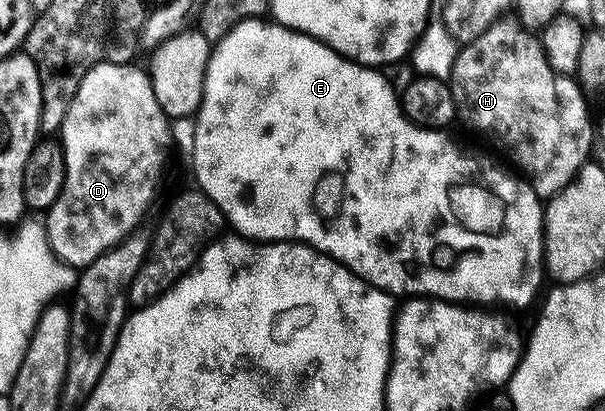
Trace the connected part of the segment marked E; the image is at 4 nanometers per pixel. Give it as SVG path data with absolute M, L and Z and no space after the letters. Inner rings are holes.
M264 17L244 18L239 24L231 28L212 47L207 72L205 73L205 87L201 97L201 106L195 115L197 123L193 126L193 174L197 177L195 182L196 189L206 194L216 206L223 212L226 223L230 227L234 226L236 233L242 238L247 238L255 242L301 242L305 246L313 246L319 252L331 256L336 262L341 262L352 272L357 274L365 282L369 282L375 288L386 290L388 294L394 296L428 296L430 298L442 298L445 302L456 302L458 304L493 304L489 302L510 302L513 306L525 306L537 294L537 289L541 286L541 274L543 278L543 263L545 261L545 211L542 199L538 198L532 185L520 177L512 178L505 170L500 170L493 162L484 162L481 158L472 158L469 154L464 154L451 139L448 133L440 130L429 130L425 126L417 126L414 122L401 111L398 91L393 91L393 86L384 78L380 69L372 66L361 66L358 62L352 62L350 58L345 58L342 54L337 54L327 44L315 40L306 34L300 34L298 30L288 30L286 26L281 26L275 20L264 22Z

